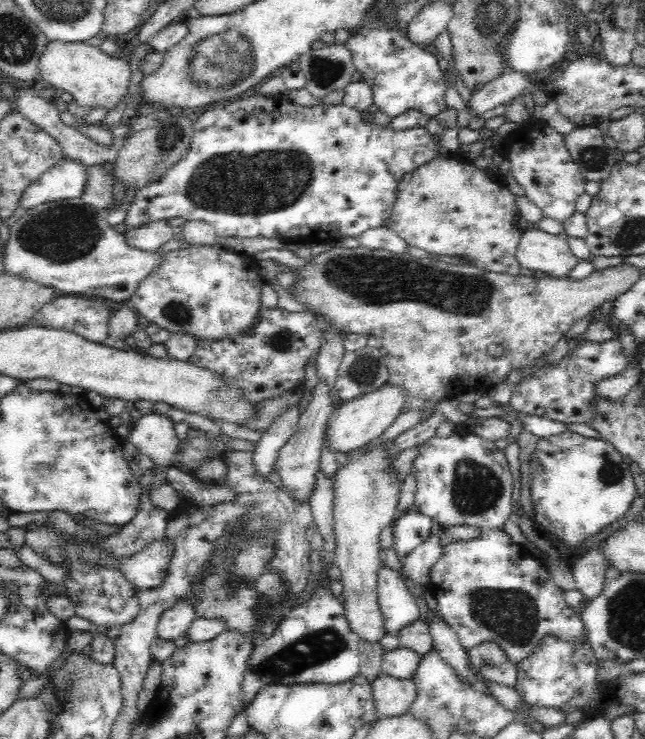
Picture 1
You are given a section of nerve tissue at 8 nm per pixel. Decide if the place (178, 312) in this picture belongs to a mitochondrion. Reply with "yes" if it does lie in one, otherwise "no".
yes

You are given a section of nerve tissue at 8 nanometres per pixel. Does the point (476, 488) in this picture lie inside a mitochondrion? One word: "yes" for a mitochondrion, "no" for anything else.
yes

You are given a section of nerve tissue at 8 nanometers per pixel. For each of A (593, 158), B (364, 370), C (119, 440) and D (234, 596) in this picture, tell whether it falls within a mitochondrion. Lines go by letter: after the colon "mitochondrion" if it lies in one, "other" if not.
A: mitochondrion
B: mitochondrion
C: other
D: mitochondrion

